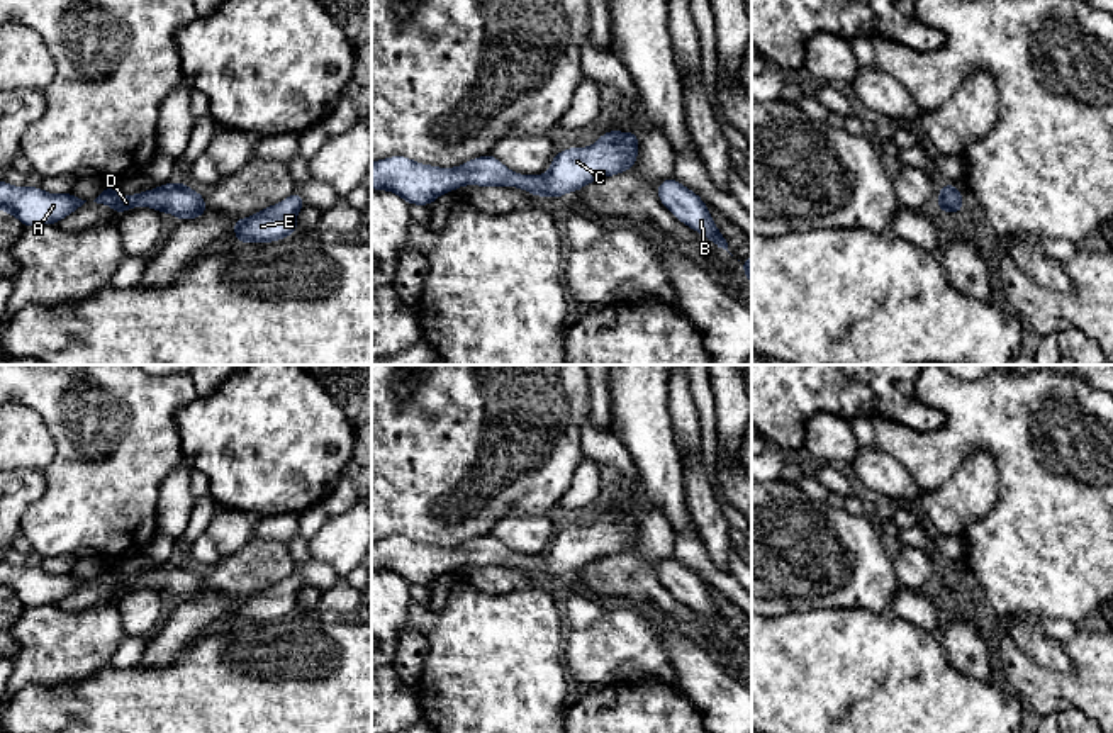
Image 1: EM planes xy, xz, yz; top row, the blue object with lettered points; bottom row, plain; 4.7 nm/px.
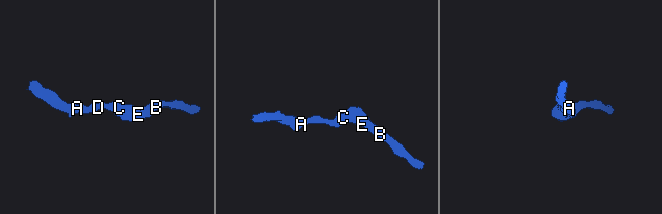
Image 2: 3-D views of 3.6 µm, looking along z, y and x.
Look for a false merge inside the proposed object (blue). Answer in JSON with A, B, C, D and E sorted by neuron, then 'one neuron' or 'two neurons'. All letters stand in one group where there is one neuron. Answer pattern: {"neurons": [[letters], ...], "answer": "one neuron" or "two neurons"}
{"neurons": [["A", "B", "C", "D", "E"]], "answer": "one neuron"}

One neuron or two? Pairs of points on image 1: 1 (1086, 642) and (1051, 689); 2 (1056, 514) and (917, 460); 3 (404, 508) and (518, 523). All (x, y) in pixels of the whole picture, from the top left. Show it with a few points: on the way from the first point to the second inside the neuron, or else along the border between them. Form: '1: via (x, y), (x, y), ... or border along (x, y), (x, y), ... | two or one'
1: via (1086, 657), (1086, 671), (1066, 689) | one
2: via (1029, 477), (989, 438), (957, 438), (954, 442) | one
3: border along (538, 513), (508, 513), (489, 533) | two

